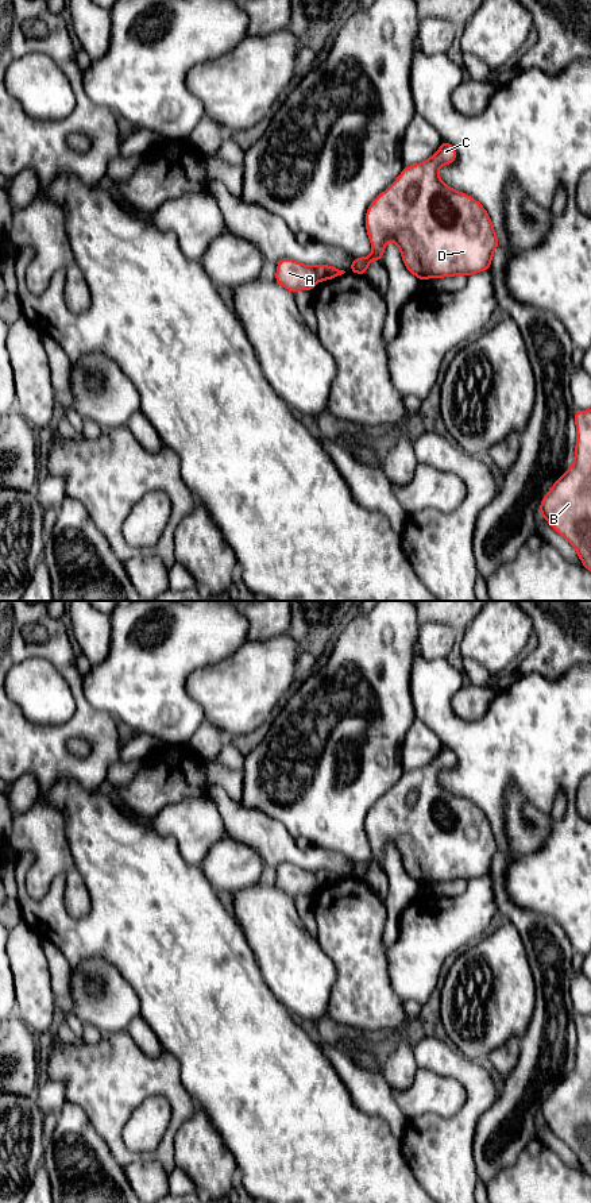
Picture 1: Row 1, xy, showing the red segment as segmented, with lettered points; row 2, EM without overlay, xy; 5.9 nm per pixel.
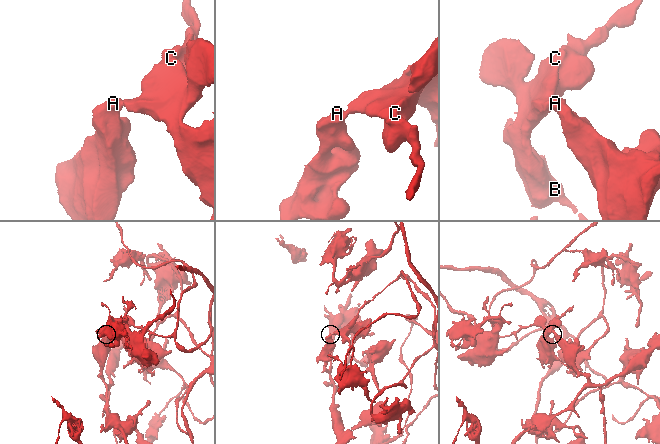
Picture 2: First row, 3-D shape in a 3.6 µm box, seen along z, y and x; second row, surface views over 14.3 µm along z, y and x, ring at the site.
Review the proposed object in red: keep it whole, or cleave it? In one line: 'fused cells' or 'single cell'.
fused cells

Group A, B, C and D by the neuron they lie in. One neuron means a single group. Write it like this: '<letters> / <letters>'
A / B C D

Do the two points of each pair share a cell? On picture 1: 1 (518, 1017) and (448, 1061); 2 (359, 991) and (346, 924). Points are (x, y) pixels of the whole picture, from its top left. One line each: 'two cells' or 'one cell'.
1: two cells
2: one cell

